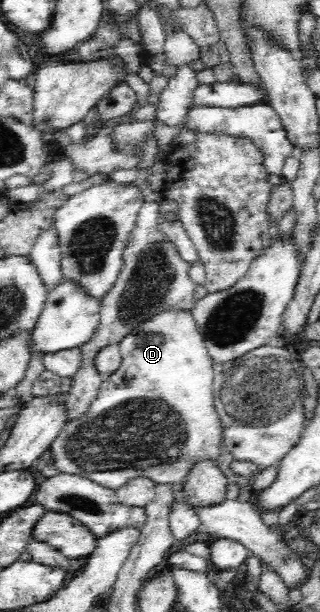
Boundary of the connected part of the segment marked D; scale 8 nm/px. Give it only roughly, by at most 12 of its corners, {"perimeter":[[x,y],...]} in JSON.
{"perimeter":[[191,309],[116,344],[55,465],[117,491],[180,483],[223,429]]}

